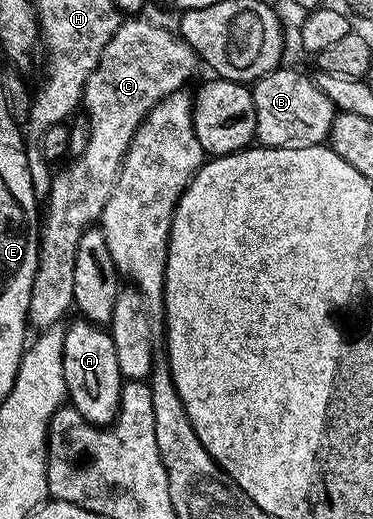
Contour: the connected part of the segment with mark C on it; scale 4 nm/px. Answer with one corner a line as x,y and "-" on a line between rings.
126,19
121,22
116,31
116,35
112,35
112,39
108,39
108,43
104,47
104,51
100,55
100,59
96,63
96,67
92,71
92,75
88,75
88,83
84,87
84,95
82,96
81,108
84,110
85,116
90,118
90,138
88,139
88,147
84,147
82,154
79,157
73,158
69,163
67,169
62,169
53,174
50,179
50,194
44,199
44,224
40,229
40,236
38,239
38,270
34,276
32,283
32,295
30,296
30,316
28,318
31,326
35,325
35,330
41,331
59,324
63,320
62,316
66,312
71,312
74,304
74,273
76,268
76,246
80,243
80,235
84,235
86,229
91,228
101,218
104,207
108,203
108,199
112,195
112,191
116,187
116,179
118,172
122,166
124,155
128,151
128,147
132,143
132,139
136,135
136,131
140,127
140,123
148,115
148,111
152,111
152,107
156,107
158,101
164,100
170,93
179,92
183,88
182,85
194,73
194,61
196,65
196,54
194,48
186,41
183,41
181,36
169,33
166,29
161,29
158,25
153,25
150,21
138,21
142,19

